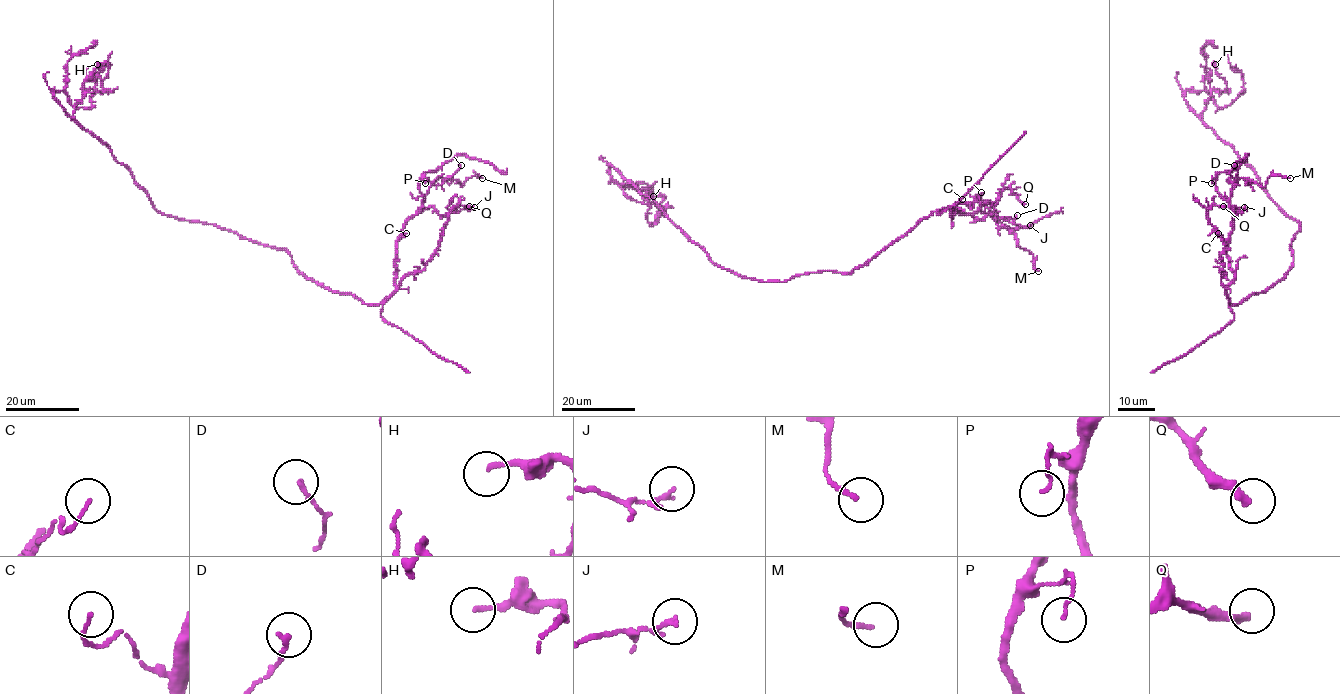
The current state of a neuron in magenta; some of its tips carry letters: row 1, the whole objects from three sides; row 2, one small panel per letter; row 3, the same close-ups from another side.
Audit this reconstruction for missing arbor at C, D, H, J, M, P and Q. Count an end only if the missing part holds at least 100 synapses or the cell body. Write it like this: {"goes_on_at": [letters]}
{"goes_on_at": []}

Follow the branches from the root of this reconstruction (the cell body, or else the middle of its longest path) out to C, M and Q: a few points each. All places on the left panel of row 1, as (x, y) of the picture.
C: (252, 241), (285, 248), (294, 266), (308, 278), (376, 305), (384, 302), (396, 289), (396, 244), (406, 233)
M: (252, 241), (285, 248), (308, 278), (376, 305), (396, 289), (398, 239), (429, 186), (482, 178)
Q: (252, 241), (285, 248), (308, 278), (376, 305), (406, 275), (424, 269), (449, 213), (459, 205), (469, 206)

